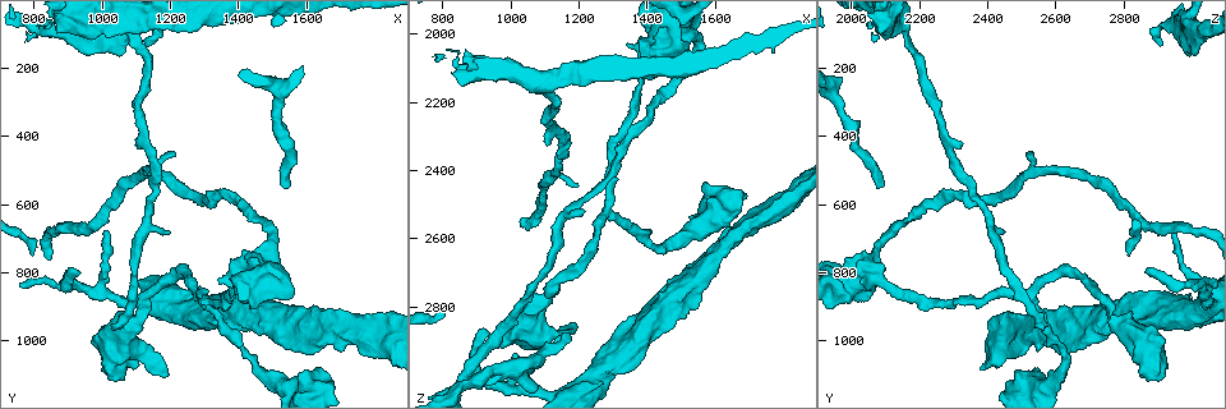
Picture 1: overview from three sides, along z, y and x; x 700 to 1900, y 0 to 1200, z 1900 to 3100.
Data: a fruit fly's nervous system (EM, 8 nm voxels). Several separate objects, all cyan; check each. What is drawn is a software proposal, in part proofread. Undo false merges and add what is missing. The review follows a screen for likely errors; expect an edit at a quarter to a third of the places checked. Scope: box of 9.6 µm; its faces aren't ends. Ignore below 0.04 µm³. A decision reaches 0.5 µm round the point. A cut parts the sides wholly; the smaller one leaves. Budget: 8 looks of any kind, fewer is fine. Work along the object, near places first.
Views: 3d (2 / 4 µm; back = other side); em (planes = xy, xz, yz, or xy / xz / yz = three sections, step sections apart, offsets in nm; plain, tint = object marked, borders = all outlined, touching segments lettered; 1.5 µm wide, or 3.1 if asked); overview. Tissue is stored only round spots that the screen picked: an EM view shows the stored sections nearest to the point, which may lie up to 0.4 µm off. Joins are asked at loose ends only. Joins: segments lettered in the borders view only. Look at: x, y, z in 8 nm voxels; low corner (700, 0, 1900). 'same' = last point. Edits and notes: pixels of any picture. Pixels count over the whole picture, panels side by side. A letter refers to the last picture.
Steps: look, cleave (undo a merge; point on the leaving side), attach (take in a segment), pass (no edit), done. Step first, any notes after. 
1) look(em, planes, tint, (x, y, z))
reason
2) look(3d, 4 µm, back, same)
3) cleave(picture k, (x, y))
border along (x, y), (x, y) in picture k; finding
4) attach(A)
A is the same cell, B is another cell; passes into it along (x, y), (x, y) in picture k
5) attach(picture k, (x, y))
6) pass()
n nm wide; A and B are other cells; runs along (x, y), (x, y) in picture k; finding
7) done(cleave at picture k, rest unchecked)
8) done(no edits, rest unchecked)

look(3d, 2 µm, (1210, 450, 2510))
tapers out

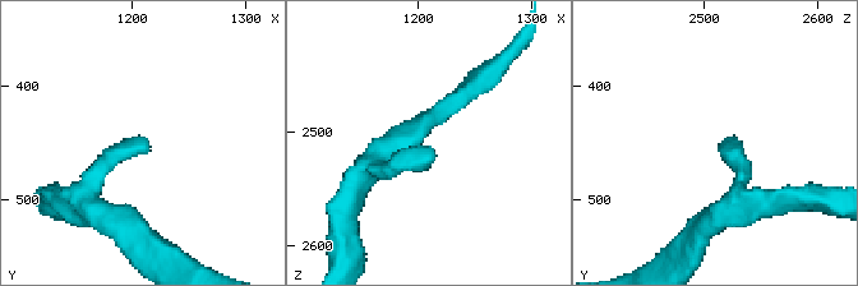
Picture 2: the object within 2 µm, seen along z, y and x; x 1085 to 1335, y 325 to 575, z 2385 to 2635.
look(em, planes, borders, (1210, 458, 2514))
need the tissue

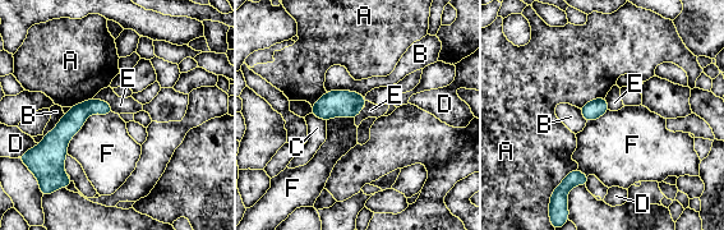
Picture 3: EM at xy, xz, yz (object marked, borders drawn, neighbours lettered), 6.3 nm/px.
pass()
A, B, C, D, E and F are other cells; border along (327, 91), (355, 91), (364, 97) in picture 3; no lettered segment goes on from it

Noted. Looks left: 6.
look(3d, 2 µm, (1550, 540, 2090))
free end

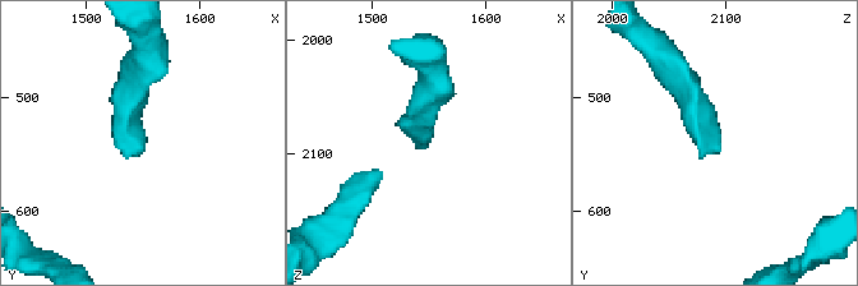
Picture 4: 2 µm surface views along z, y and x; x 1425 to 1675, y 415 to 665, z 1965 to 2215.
look(em, planes, tint, (1548, 552, 2090))
need the tissue

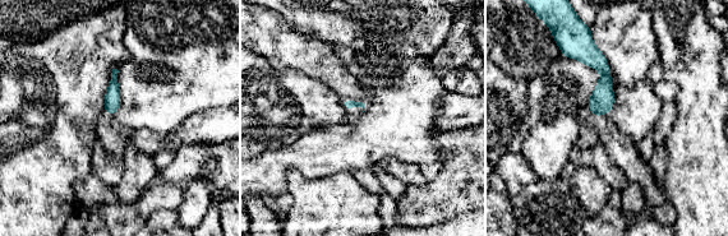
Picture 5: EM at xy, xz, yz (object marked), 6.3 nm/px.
look(em, planes, borders, same)

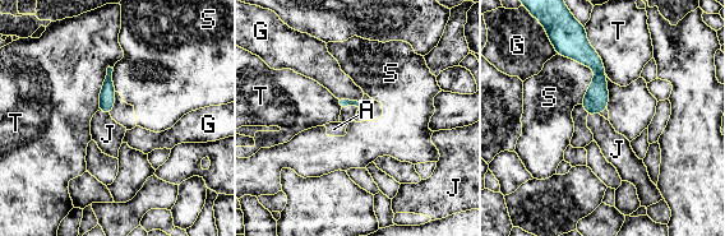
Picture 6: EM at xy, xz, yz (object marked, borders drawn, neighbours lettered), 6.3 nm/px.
attach(J)
J is the same cell, A, G, S and T are other cells; passes into it along (342, 102), (349, 105), (347, 115) in picture 6; it goes on there

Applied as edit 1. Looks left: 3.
look(em, xy, step 4, tint, (1120, 930, 2760))
calibre changes

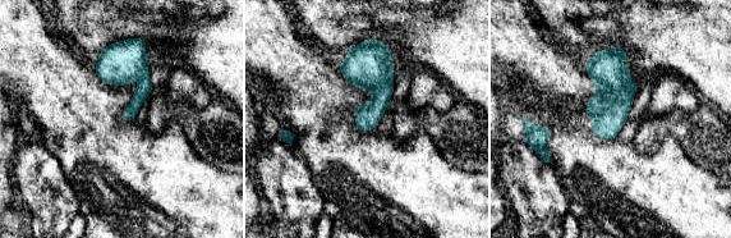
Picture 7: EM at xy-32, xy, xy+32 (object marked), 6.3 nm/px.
look(em, planes, borders, same)
another direction

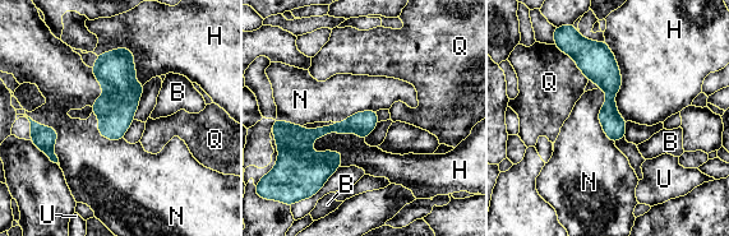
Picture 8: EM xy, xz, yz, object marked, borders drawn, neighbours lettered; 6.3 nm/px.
pass()
140 nm wide; B, H, N, Q and U are other cells; continuous, no second neuron

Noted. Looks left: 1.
done(attach at picture 6, rest unchecked)

